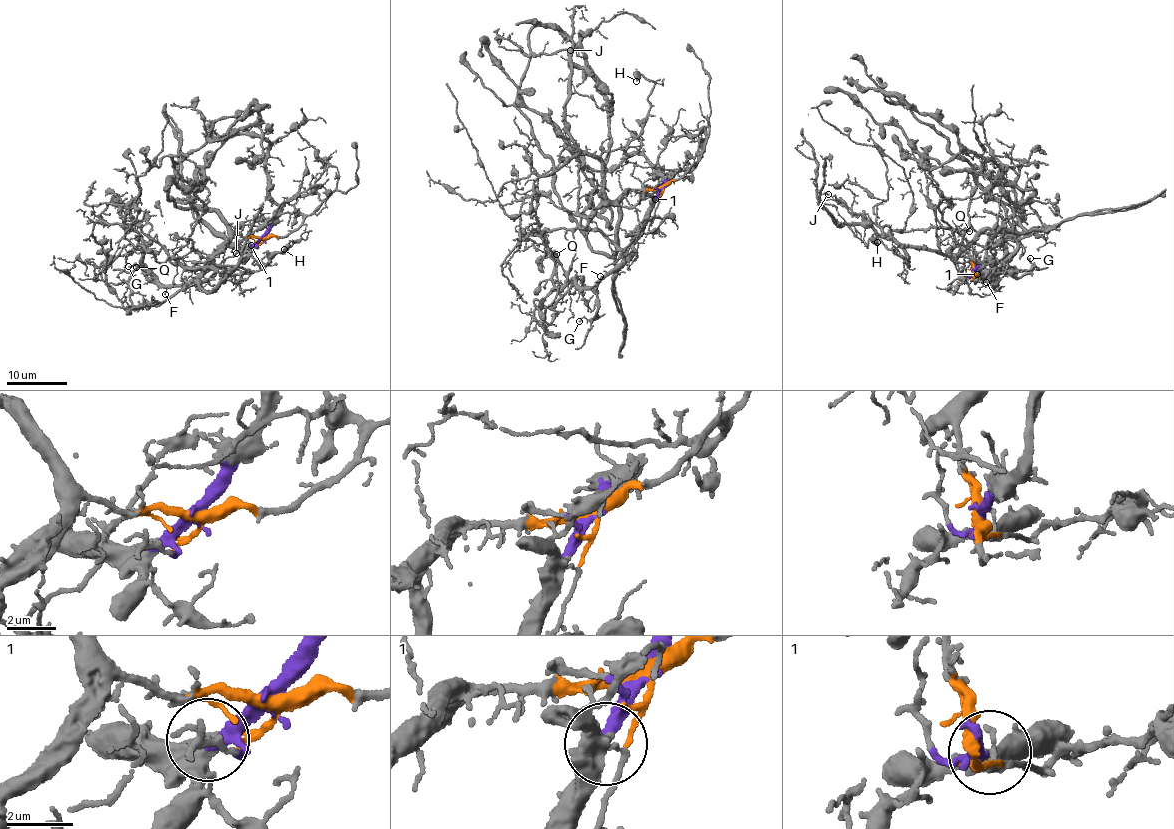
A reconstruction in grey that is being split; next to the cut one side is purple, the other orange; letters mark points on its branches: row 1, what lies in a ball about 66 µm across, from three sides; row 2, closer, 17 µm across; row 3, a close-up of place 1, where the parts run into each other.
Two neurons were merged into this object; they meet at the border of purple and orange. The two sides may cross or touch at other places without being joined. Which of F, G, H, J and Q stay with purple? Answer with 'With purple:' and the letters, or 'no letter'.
With purple: F, G

